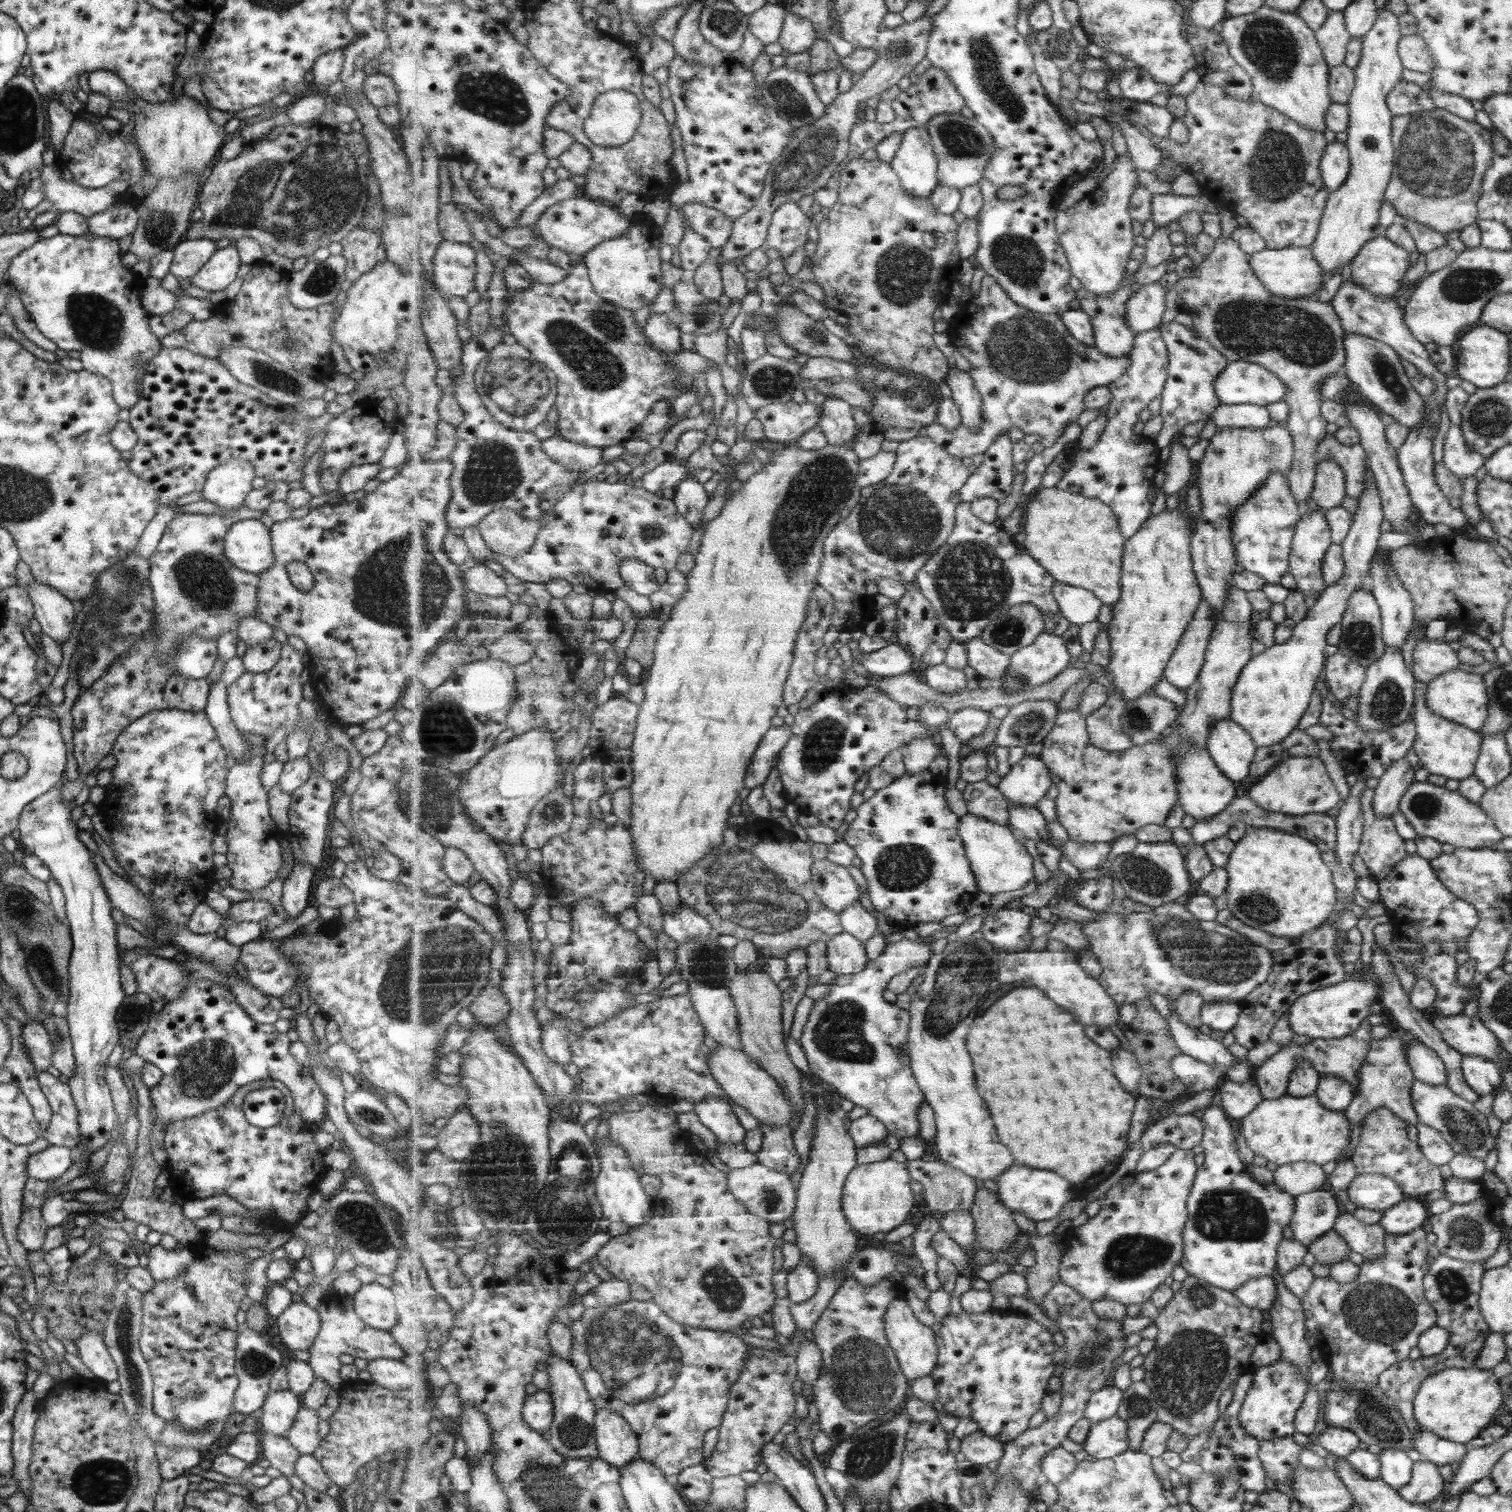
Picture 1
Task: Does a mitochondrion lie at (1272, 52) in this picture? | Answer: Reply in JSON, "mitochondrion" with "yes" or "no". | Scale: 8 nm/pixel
{"mitochondrion":"yes"}

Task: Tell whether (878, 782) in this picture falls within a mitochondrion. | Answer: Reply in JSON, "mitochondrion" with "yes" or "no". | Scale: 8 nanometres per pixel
{"mitochondrion":"no"}

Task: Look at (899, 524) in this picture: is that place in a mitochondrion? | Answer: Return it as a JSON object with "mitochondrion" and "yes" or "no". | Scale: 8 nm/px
{"mitochondrion":"yes"}

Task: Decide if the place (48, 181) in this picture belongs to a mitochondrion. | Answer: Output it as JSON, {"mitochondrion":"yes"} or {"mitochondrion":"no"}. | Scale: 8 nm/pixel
{"mitochondrion":"no"}

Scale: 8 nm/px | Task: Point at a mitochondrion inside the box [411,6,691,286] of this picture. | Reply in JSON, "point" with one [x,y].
{"point":[490,94]}

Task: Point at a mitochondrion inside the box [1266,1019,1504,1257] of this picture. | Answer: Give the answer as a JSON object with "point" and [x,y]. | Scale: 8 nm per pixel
{"point":[1463,1126]}

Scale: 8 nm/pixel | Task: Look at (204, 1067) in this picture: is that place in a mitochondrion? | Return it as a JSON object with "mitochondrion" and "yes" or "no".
{"mitochondrion":"yes"}

